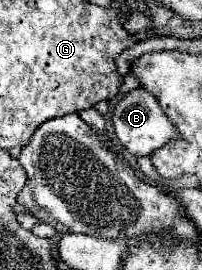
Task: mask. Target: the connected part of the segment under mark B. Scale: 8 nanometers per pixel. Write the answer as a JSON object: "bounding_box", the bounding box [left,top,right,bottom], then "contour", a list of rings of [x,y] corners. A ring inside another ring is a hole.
{"bounding_box":[113,88,179,158],"contour":[[[141,88],[127,92],[125,98],[119,100],[119,104],[113,110],[113,128],[115,128],[115,134],[121,142],[121,146],[137,158],[149,156],[153,150],[161,148],[163,144],[167,144],[169,140],[179,136],[177,130],[173,128],[173,124],[167,122],[167,116],[159,110],[157,100]]]}

